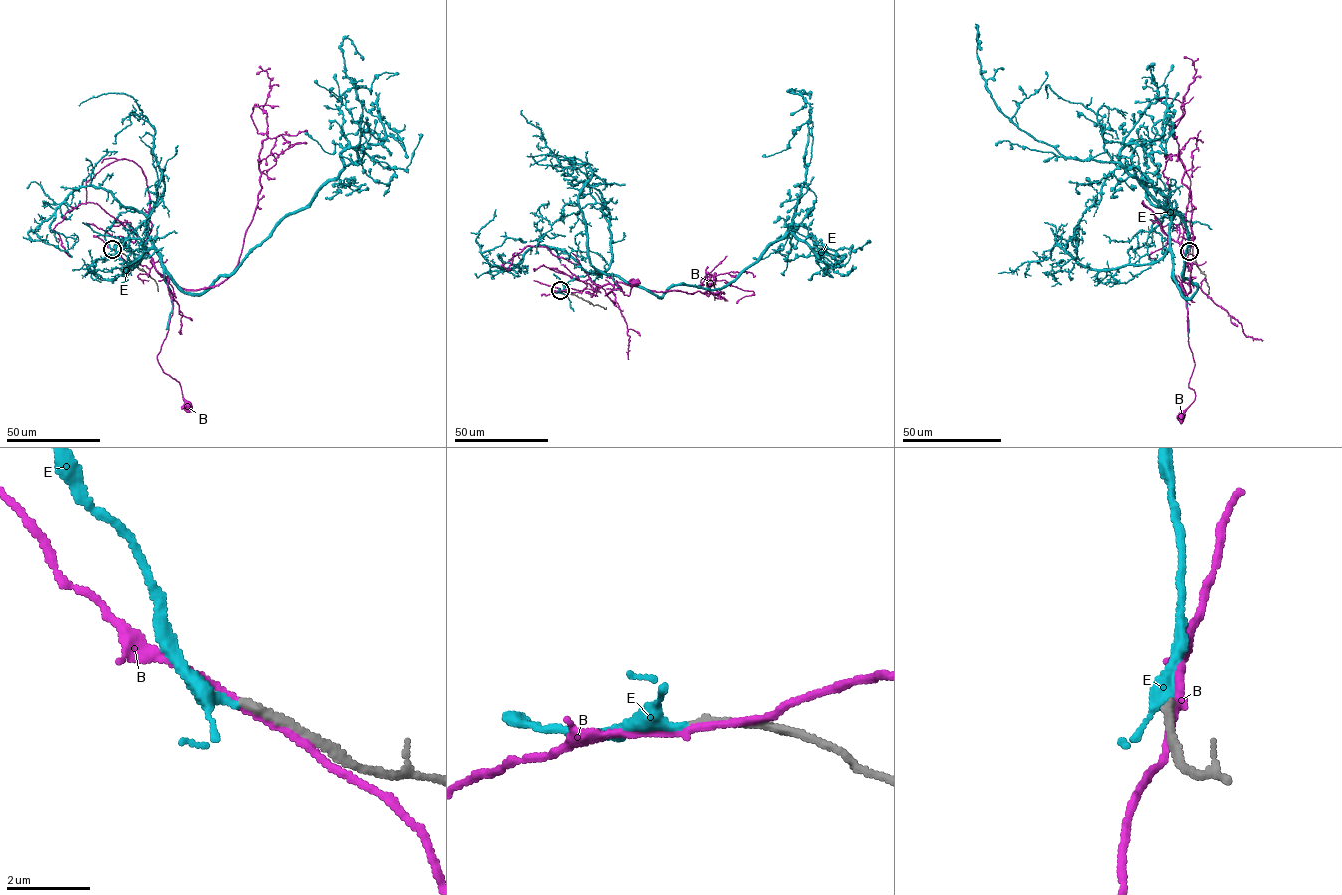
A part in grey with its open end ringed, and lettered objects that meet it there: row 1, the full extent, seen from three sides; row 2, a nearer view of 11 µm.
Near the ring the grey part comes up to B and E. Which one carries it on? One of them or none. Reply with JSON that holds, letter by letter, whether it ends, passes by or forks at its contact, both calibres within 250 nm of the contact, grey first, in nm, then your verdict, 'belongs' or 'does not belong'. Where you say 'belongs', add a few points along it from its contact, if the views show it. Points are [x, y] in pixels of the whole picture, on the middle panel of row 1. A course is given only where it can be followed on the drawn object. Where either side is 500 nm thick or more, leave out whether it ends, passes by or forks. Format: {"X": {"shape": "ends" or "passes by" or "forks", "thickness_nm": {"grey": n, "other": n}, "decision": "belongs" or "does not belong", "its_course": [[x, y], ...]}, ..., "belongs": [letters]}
{"B": {"shape": "passes by", "thickness_nm": {"grey": 280, "other": 160}, "decision": "does not belong"}, "E": {"shape": "passes by", "thickness_nm": {"grey": 200, "other": 200}, "decision": "belongs", "its_course": [[561, 290], [595, 271], [661, 297], [681, 283], [734, 281], [792, 224], [810, 107], [788, 91], [811, 95]]}, "belongs": ["E"]}

